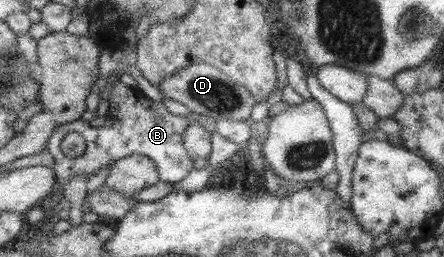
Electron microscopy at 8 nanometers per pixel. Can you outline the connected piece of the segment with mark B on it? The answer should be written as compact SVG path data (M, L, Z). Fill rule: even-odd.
M120 81L113 86L108 102L109 108L105 116L106 122L102 125L102 127L92 128L88 122L78 119L74 122L63 124L55 129L53 136L48 142L47 150L50 152L50 155L55 158L55 166L53 170L55 171L58 184L63 184L65 188L67 184L70 184L70 182L73 179L76 179L76 177L92 176L106 165L110 165L110 163L114 163L114 161L116 163L121 159L133 155L150 157L150 159L158 165L158 173L160 174L160 178L165 182L174 184L185 180L186 176L189 176L190 172L194 170L194 160L190 158L189 152L185 148L185 141L183 140L186 129L190 127L190 120L188 120L188 118L172 114L172 112L164 106L162 101L151 100L150 98L144 96L138 88L128 87ZM71 132L81 133L87 145L84 153L77 158L68 158L68 156L60 150L60 144L62 144L64 136Z

